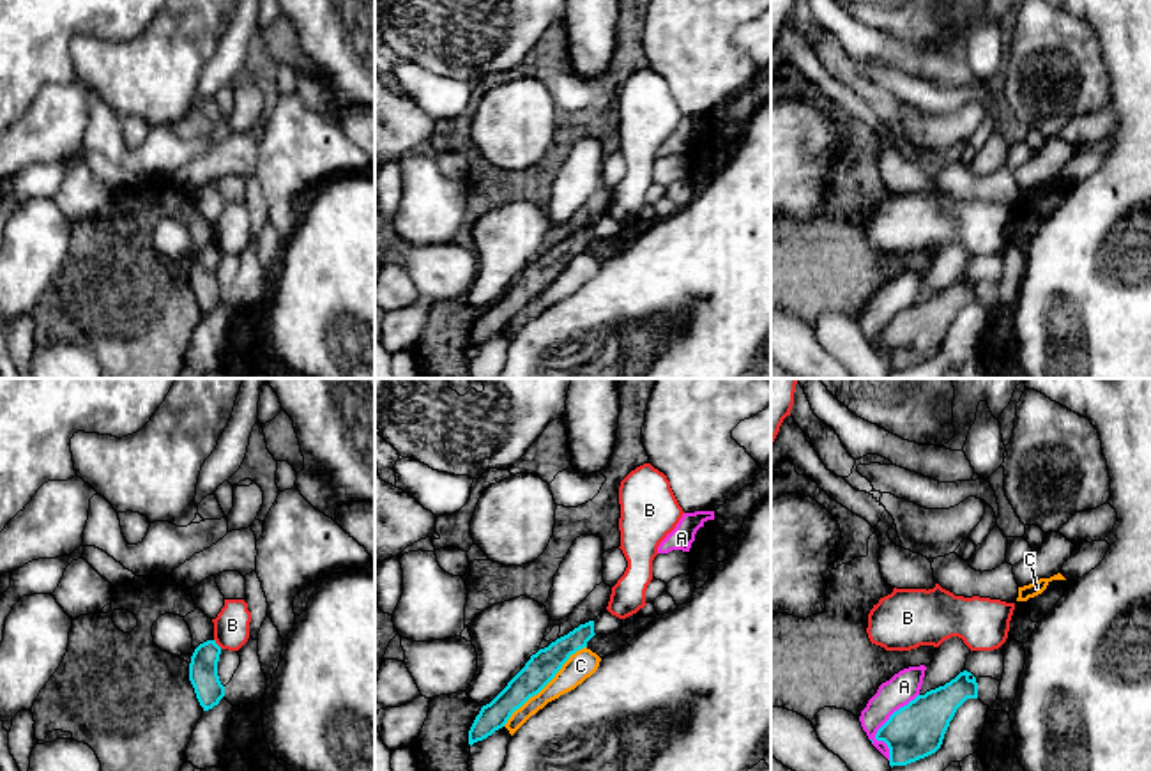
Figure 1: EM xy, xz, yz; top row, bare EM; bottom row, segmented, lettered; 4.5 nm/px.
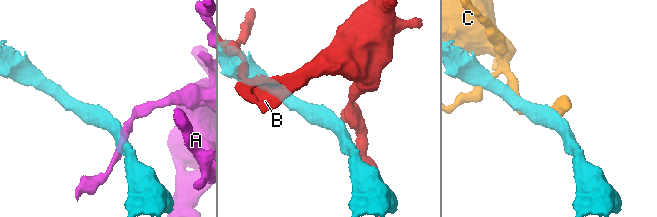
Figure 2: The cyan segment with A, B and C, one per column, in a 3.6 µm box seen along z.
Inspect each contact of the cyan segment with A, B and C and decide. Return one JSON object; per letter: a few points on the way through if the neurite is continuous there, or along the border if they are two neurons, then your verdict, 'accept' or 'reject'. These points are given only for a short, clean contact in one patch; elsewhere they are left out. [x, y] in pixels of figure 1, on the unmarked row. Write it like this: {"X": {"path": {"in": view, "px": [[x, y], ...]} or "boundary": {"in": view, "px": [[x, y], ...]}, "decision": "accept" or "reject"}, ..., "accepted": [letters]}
{"A": {"boundary": {"in": "yz", "px": [[918, 297], [900, 310], [876, 338], [886, 349], [888, 363]]}, "decision": "reject"}, "B": {"boundary": {"in": "xy", "px": [[214, 243], [221, 251]]}, "decision": "reject"}, "C": {"decision": "reject"}, "accepted": []}

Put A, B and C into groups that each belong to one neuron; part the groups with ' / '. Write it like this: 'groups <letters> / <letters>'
groups A / B / C

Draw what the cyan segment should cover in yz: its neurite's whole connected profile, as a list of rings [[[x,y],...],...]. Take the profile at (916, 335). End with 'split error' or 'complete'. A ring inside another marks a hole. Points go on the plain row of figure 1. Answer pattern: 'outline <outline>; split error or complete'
outline [[[964,274],[895,315],[875,338],[889,352],[889,370],[907,370],[935,357],[957,313],[967,302],[978,302],[978,286]]]; complete

